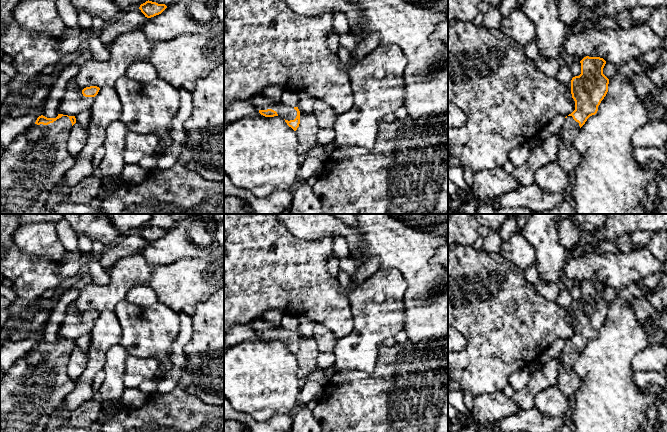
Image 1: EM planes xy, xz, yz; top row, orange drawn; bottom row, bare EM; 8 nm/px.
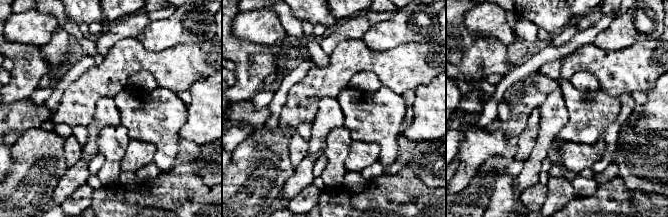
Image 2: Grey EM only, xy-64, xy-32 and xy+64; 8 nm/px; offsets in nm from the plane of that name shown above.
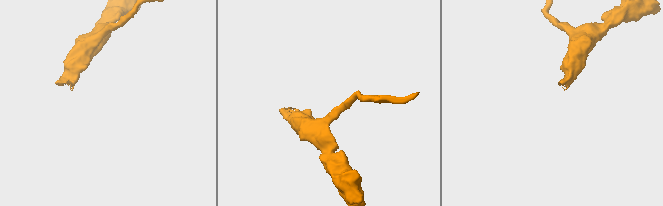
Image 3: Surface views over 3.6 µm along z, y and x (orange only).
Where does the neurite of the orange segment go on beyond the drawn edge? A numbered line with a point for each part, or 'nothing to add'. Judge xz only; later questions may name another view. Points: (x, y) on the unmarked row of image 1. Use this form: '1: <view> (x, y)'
1: xz (261, 326)

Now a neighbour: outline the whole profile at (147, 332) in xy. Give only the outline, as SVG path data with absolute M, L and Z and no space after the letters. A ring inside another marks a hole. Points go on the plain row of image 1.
M127 300L120 301L114 312L122 328L119 344L131 356L146 359L157 358L164 378L172 369L170 353L181 327L180 313L159 301L152 306L142 307Z

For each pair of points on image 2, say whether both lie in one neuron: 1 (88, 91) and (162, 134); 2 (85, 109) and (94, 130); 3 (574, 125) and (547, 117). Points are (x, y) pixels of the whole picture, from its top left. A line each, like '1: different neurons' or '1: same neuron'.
1: different neurons
2: different neurons
3: different neurons

